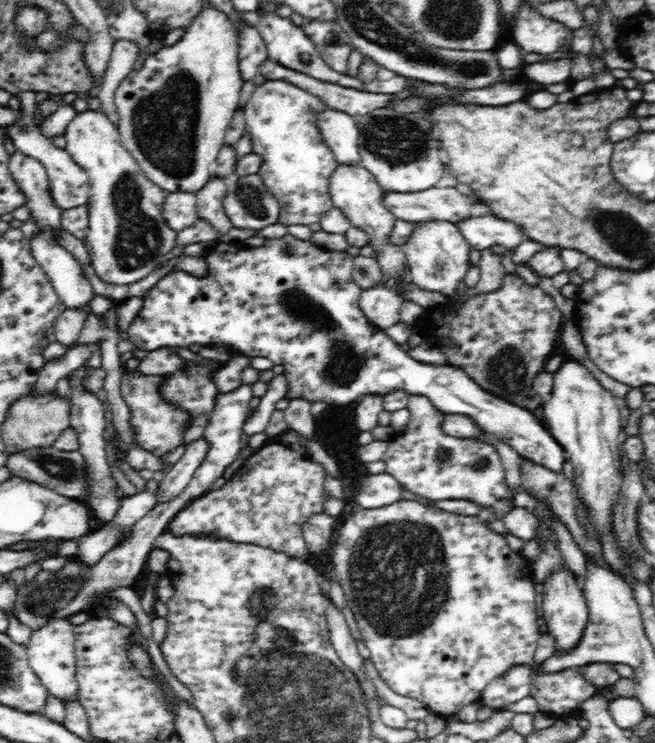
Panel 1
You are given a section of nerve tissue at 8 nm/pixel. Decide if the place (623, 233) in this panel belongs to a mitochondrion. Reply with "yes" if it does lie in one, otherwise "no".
yes

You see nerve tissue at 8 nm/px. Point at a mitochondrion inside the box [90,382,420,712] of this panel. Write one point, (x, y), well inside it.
(262, 603)

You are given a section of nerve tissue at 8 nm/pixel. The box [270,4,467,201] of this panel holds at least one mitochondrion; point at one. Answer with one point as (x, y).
(397, 141)

